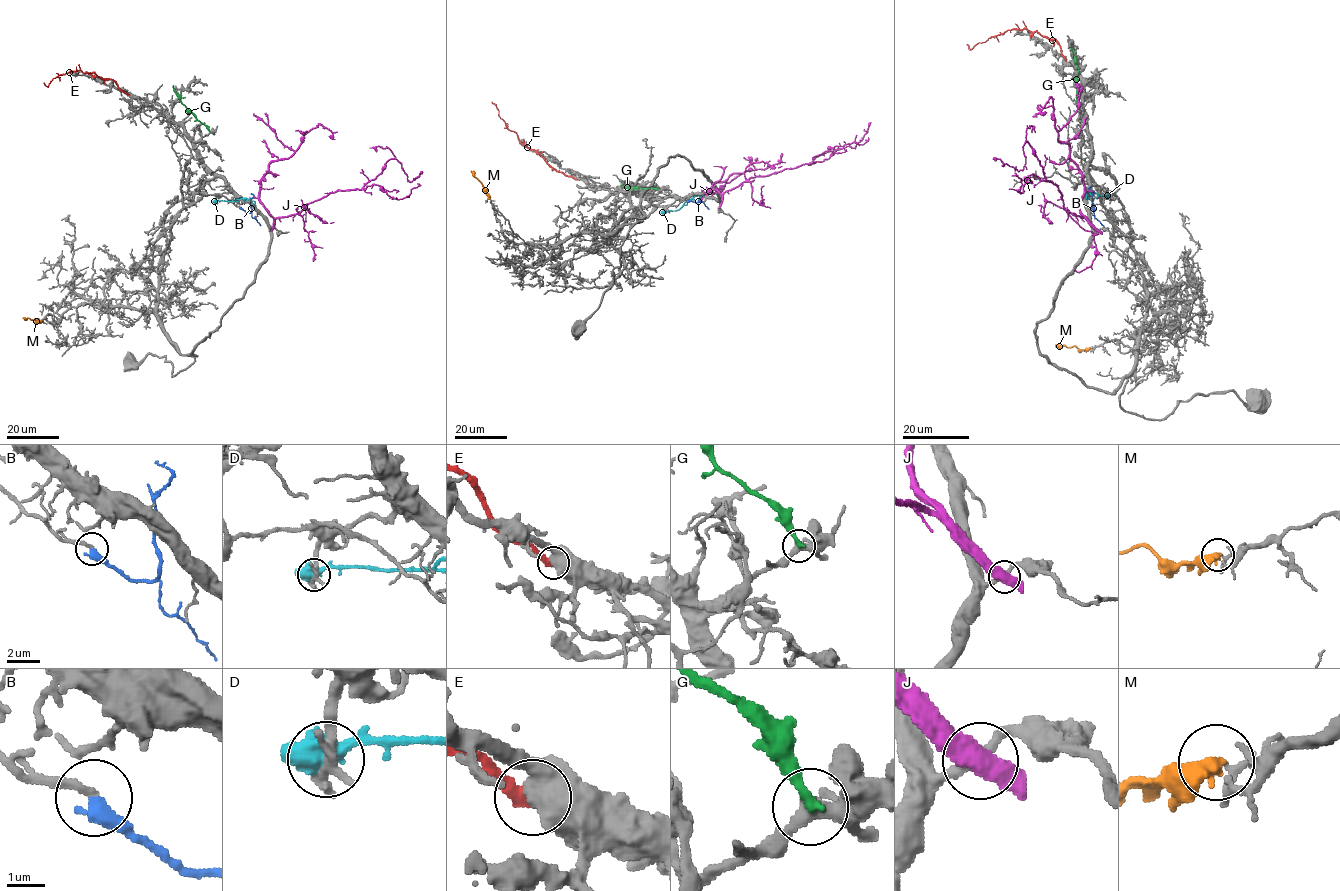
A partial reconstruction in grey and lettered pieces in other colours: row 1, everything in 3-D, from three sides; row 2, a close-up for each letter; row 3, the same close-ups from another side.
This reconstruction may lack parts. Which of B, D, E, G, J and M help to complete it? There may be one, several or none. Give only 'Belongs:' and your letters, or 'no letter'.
Belongs: B

